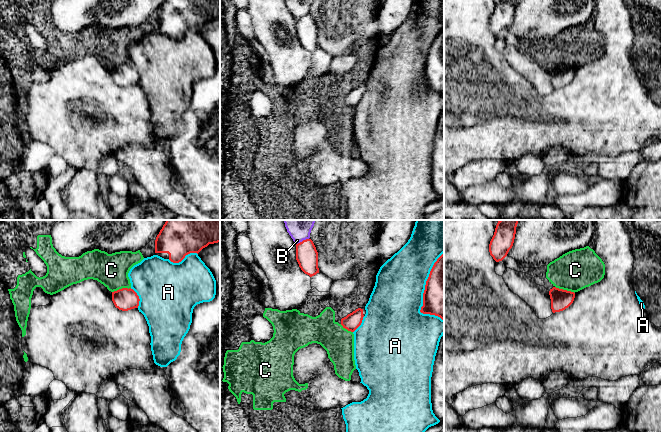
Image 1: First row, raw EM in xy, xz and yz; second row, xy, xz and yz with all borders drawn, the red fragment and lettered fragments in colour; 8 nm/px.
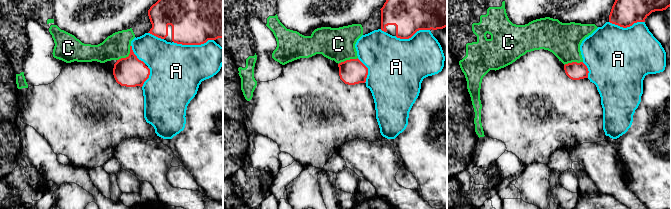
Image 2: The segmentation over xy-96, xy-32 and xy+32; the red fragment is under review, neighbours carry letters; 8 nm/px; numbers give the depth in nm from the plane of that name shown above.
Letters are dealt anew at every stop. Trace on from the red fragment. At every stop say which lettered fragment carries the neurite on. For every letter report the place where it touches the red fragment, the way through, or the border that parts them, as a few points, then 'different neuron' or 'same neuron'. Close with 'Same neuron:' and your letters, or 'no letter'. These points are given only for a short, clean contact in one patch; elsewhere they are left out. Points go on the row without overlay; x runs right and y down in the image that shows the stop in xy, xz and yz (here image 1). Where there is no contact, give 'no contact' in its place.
A: contact xy (182, 35); different neuron
B: contact xz (302, 17); different neuron
C: contact yz (565, 66); border yz (555, 62), (574, 69); different neuron
Same neuron: no letter

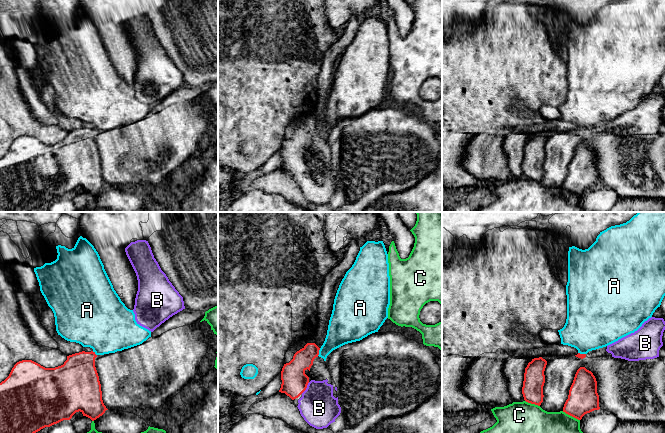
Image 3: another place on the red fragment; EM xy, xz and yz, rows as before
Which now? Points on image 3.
A: contact xz (318, 128); border xz (320, 124), (317, 131); different neuron
B: contact xz (306, 163); way xz (294, 156), (306, 163), (317, 174), (319, 184); same neuron
C: contact yz (571, 191); different neuron
Same neuron: B

